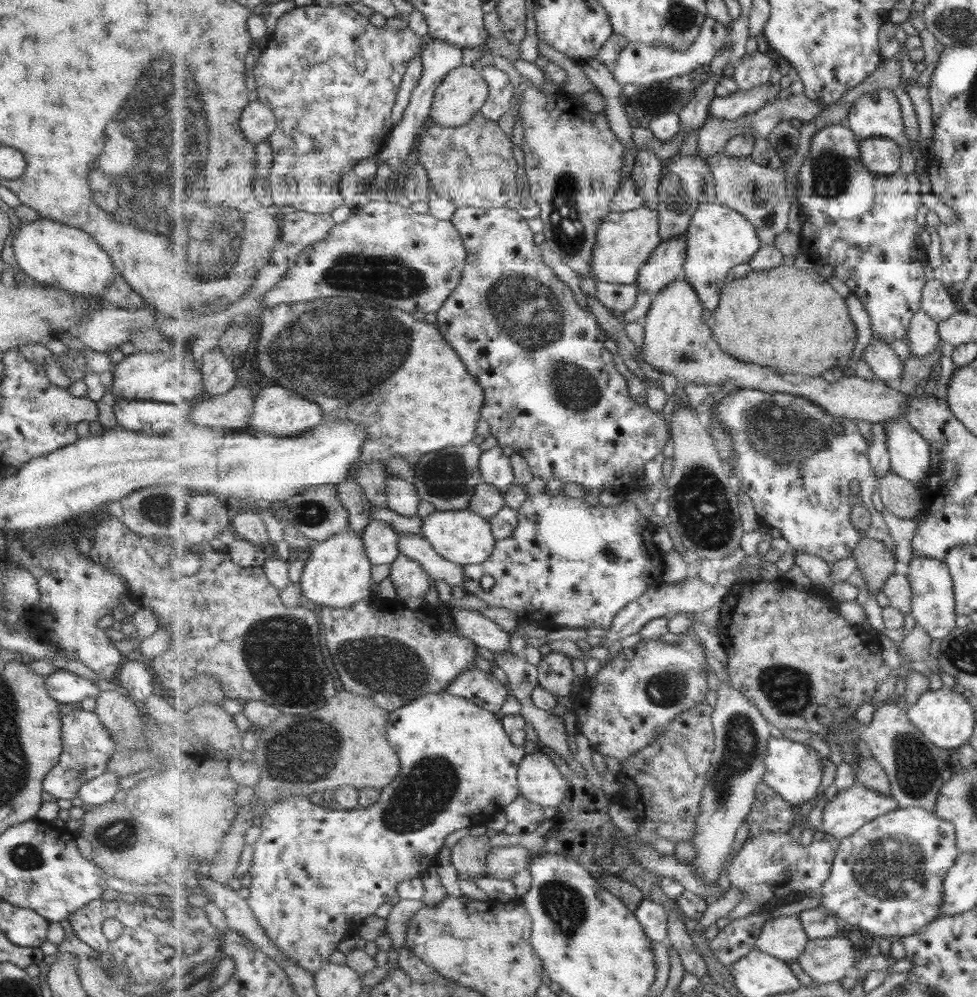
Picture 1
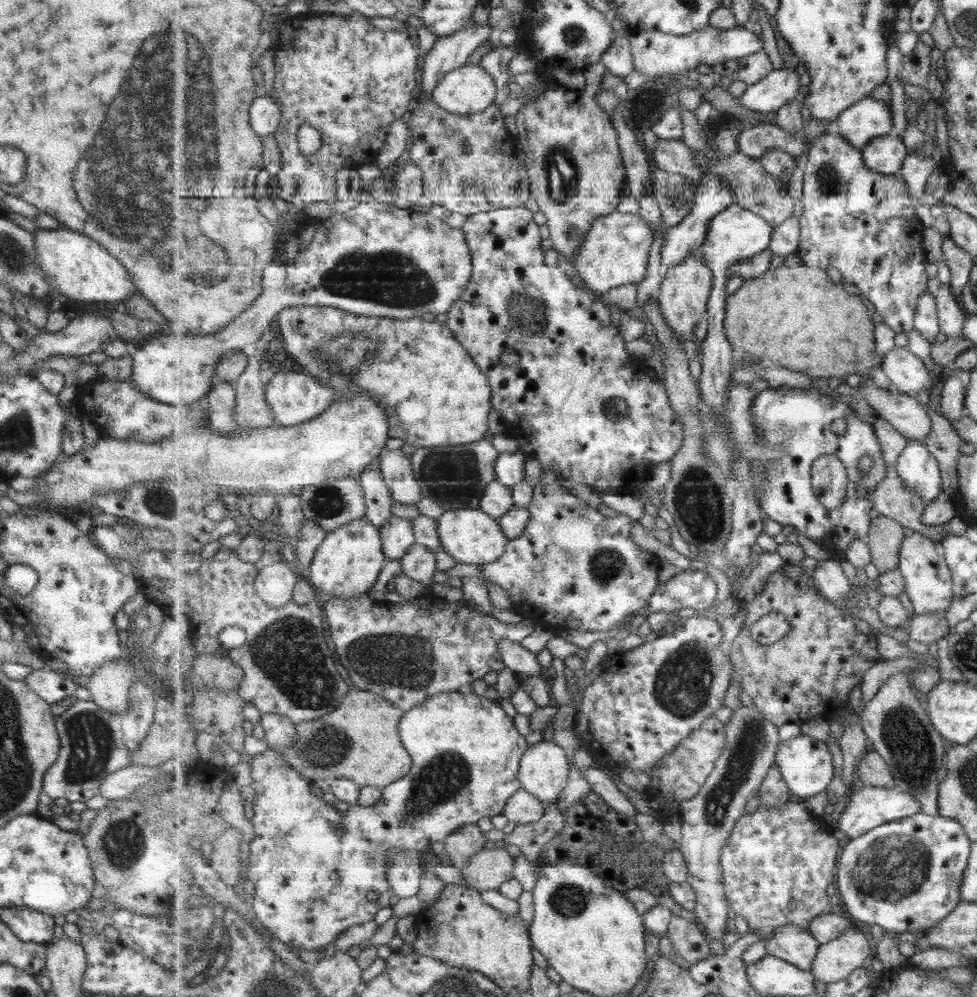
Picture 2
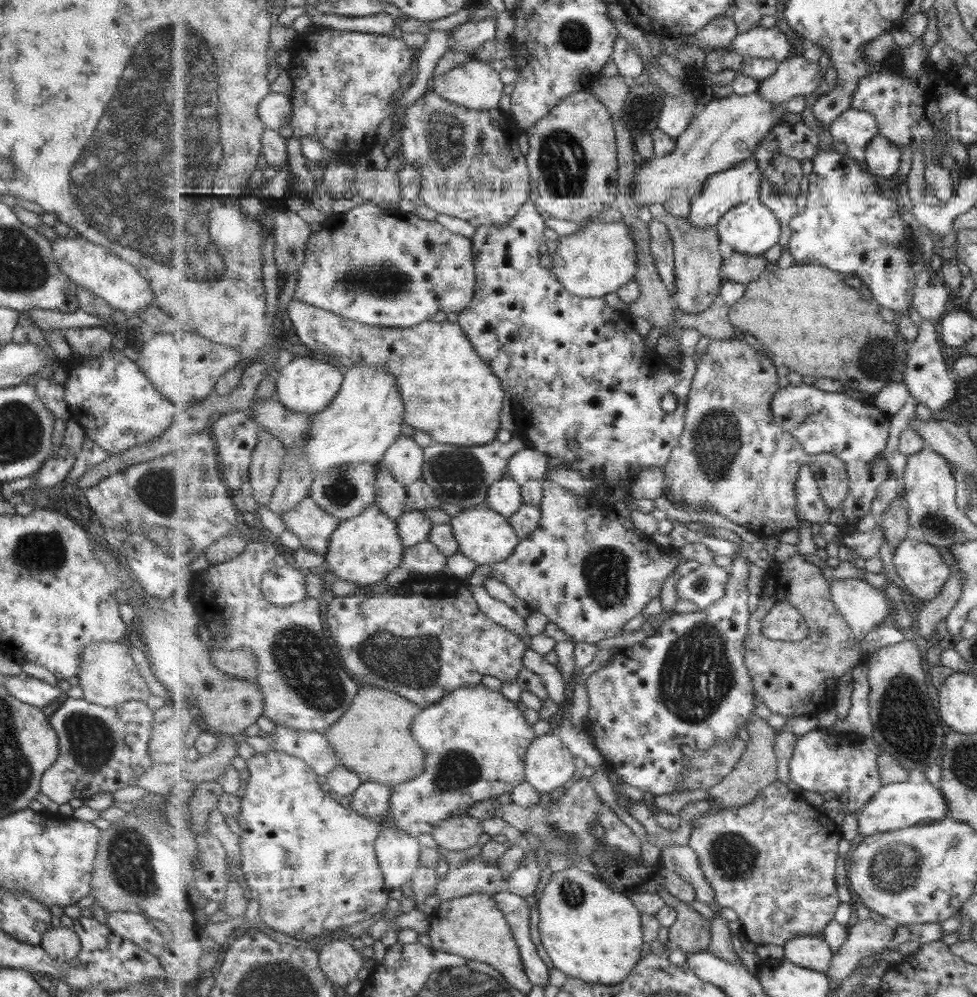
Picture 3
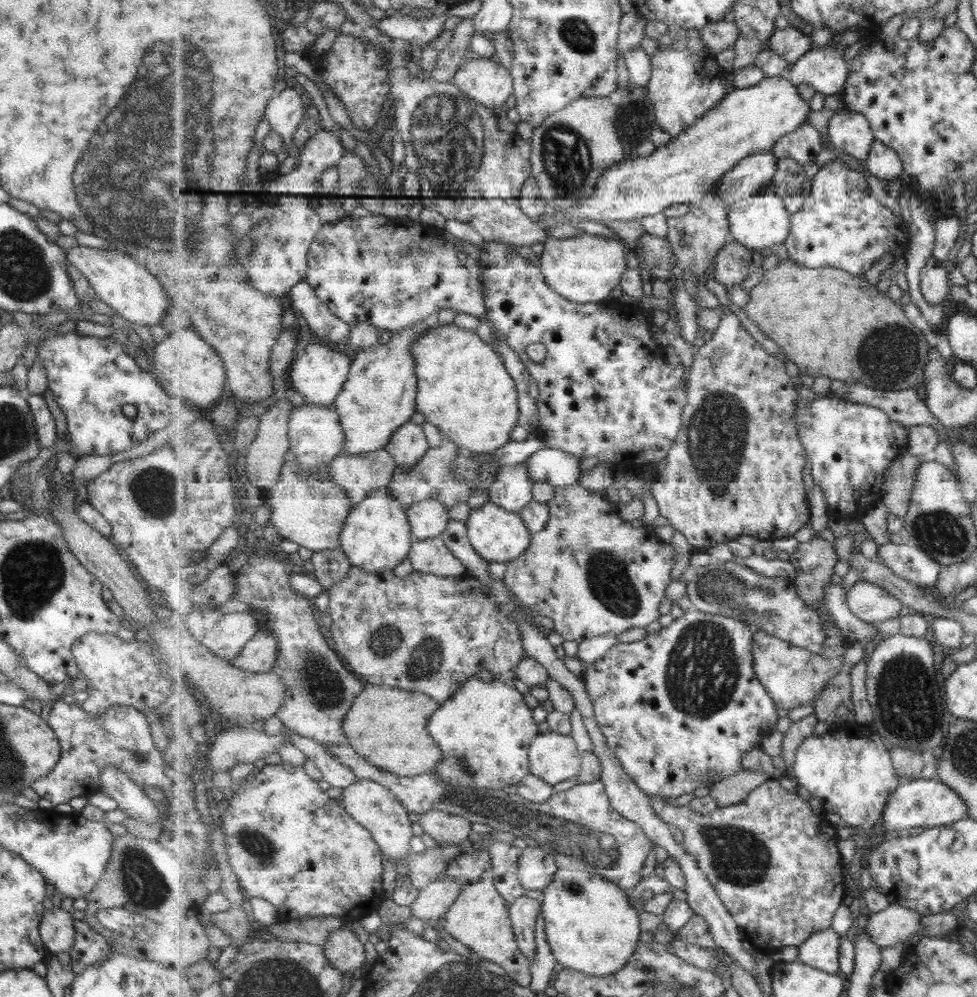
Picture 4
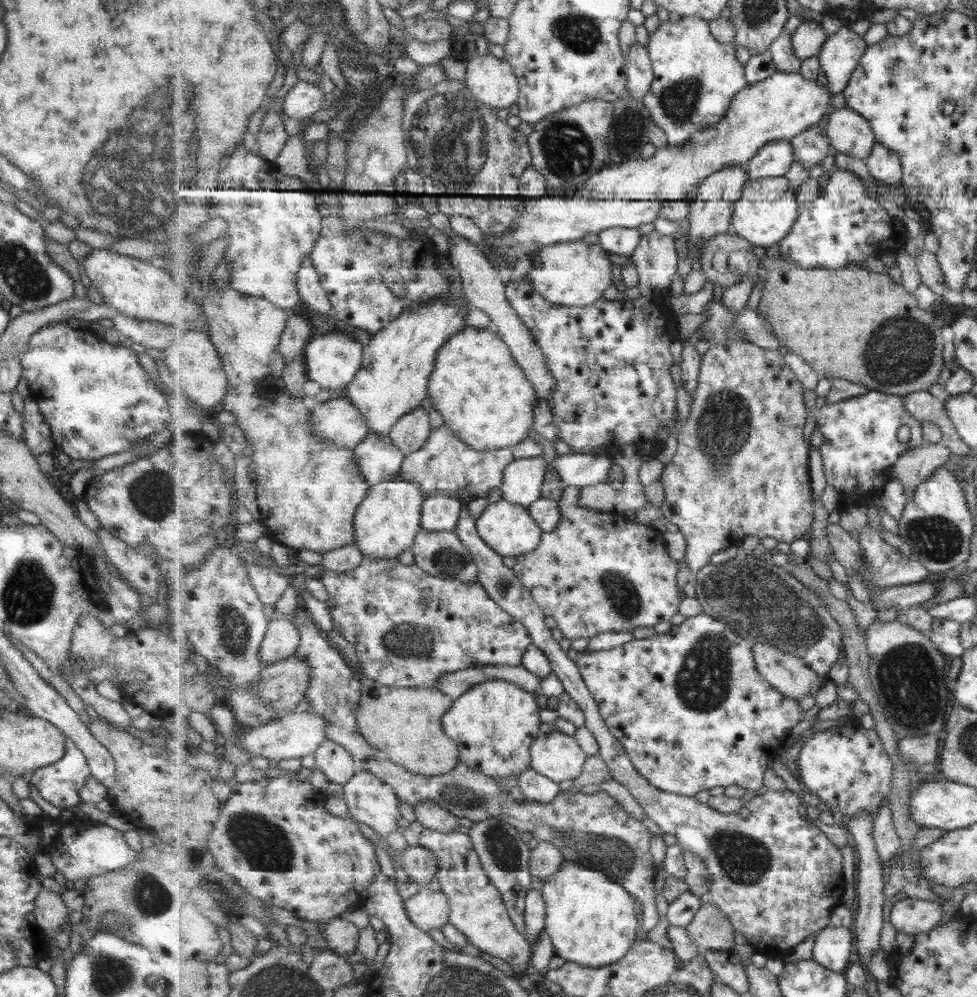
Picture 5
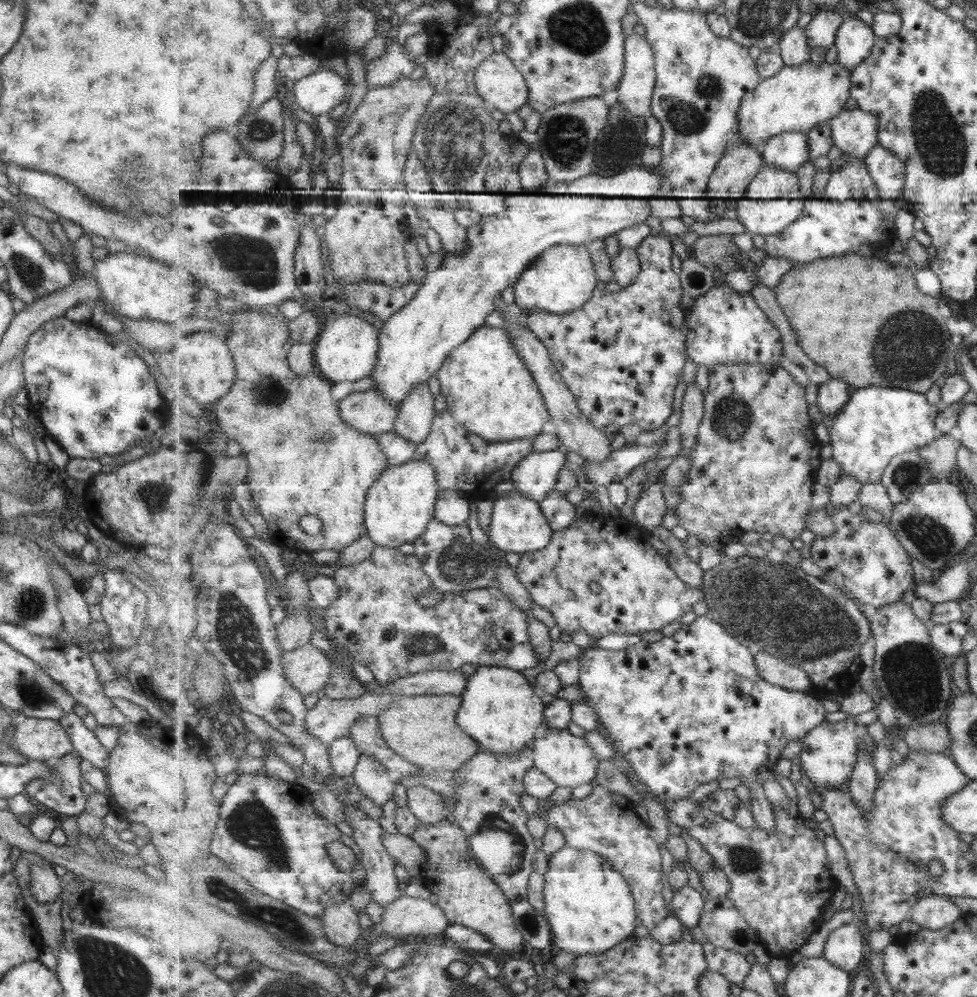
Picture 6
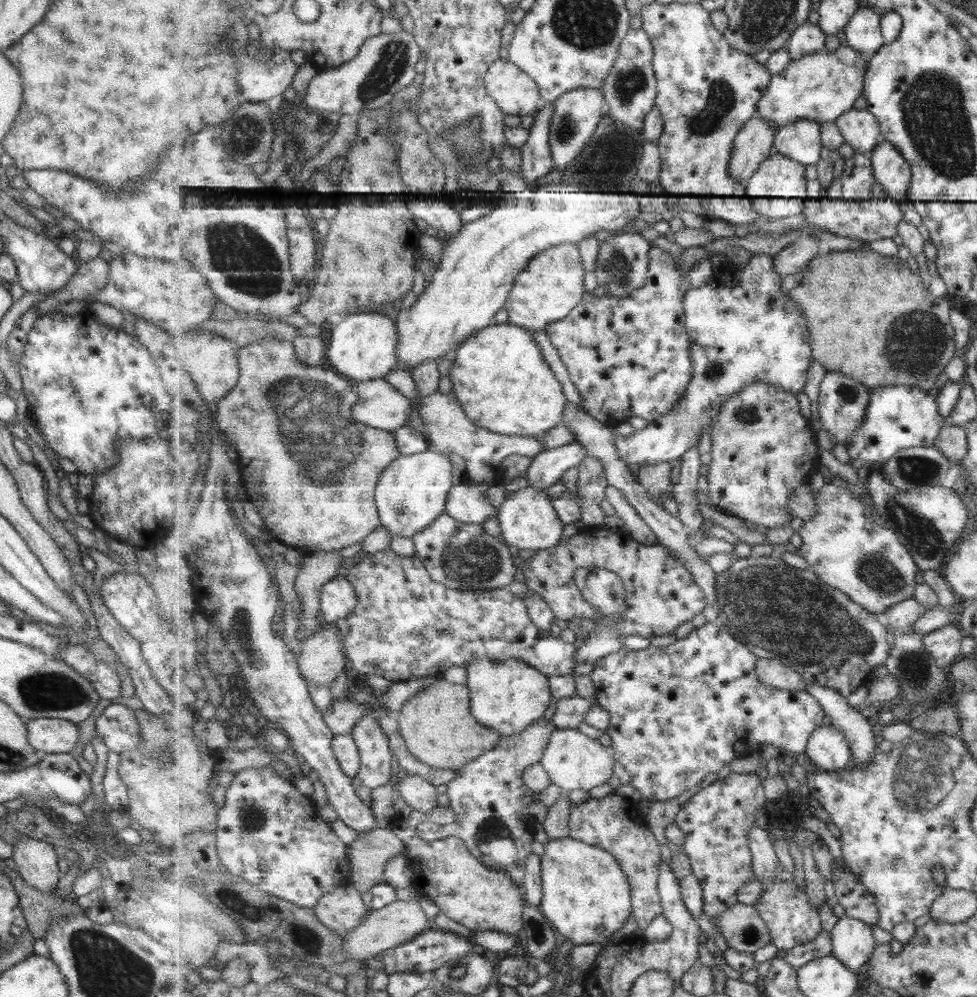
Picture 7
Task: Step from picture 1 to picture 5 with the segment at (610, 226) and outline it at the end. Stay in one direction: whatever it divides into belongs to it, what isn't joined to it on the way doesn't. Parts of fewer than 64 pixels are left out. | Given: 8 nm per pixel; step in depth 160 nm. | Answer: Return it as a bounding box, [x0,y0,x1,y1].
[528,240,614,307]

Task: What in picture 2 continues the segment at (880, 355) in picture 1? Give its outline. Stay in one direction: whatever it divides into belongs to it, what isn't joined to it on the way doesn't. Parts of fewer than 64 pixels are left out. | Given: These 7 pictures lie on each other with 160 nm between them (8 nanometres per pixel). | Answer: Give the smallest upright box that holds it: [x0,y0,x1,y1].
[882,347,935,395]

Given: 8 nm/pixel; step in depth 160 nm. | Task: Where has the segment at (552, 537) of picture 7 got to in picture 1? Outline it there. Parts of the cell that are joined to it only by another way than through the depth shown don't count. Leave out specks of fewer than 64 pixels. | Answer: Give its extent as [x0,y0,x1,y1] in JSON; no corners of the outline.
[422,508,496,564]

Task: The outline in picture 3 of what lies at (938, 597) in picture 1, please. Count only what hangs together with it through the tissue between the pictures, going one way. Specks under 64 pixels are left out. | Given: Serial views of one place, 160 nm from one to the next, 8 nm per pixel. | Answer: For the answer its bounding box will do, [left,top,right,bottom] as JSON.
[891,538,953,604]

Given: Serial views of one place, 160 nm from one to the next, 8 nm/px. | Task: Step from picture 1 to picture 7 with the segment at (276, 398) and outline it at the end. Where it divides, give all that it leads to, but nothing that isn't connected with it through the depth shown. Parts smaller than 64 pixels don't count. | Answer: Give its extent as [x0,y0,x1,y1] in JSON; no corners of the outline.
[327,309,401,383]

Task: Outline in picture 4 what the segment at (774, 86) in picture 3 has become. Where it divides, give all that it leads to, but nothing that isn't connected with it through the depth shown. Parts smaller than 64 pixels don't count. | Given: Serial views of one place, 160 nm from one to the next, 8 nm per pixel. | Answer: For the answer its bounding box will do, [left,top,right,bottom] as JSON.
[786,39,851,95]

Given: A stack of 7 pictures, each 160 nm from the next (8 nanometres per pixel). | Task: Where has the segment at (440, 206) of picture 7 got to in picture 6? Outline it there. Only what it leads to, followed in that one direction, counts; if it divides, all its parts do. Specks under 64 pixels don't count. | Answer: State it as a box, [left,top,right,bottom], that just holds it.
[419,206,468,252]

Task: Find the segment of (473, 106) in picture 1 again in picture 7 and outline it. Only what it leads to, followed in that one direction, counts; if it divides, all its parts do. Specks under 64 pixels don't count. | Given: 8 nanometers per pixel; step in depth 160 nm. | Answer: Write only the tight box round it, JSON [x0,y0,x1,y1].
[484,58,545,116]

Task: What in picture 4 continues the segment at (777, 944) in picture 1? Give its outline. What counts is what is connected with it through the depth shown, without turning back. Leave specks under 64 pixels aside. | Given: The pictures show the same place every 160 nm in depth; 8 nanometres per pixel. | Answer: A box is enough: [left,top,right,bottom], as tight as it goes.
[797,929,843,974]

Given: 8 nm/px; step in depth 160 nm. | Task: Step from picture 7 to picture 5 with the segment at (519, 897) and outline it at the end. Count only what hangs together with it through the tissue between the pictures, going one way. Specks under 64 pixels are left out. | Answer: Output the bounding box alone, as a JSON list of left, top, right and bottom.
[419,828,533,981]

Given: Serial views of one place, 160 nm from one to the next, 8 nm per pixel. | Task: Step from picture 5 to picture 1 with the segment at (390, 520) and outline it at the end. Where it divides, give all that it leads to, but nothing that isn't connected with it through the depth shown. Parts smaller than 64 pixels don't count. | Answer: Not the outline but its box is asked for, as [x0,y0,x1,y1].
[299,529,374,608]

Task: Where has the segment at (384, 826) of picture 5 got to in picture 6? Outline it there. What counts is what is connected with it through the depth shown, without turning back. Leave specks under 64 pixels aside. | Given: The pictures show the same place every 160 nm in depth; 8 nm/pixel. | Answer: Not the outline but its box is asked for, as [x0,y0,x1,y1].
[352,754,396,806]

